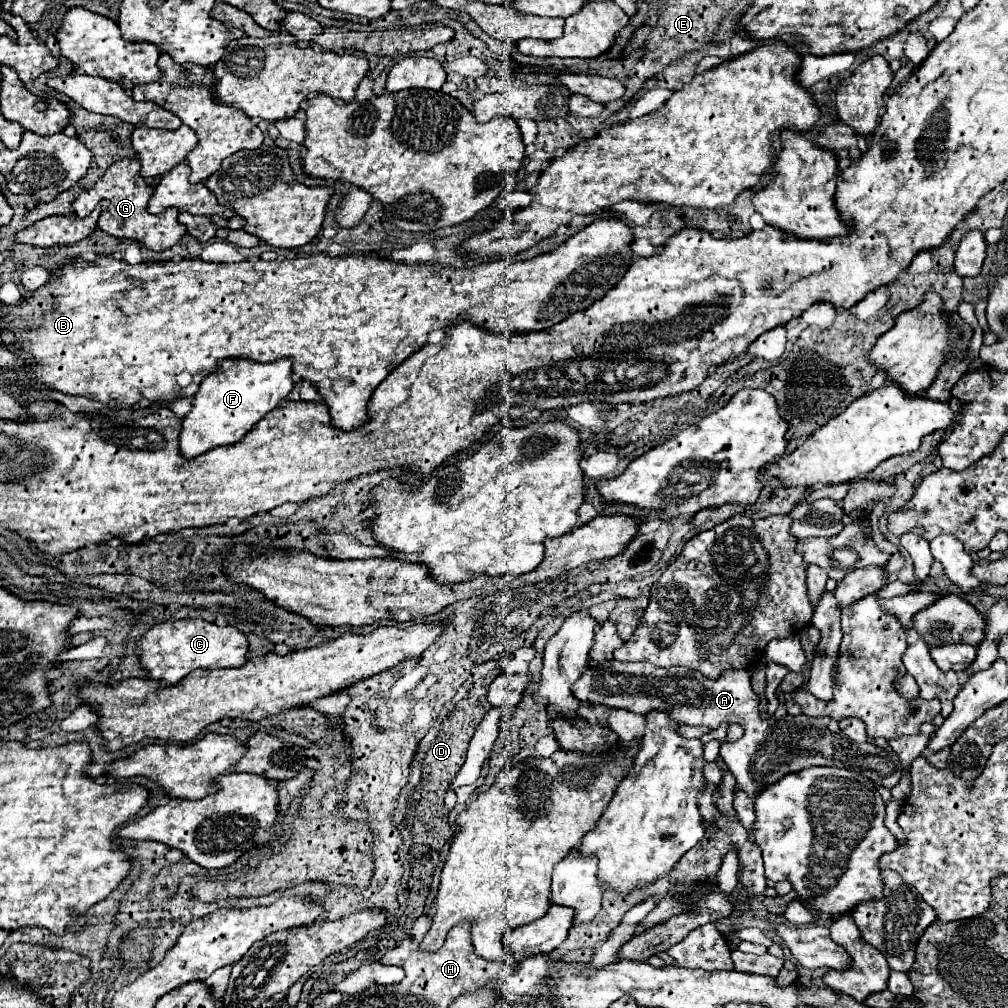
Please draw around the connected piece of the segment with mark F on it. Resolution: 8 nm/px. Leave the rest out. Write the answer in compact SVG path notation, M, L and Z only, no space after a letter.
M240 358L224 360L220 368L212 372L194 394L192 410L182 420L180 454L192 460L216 446L240 442L256 422L280 406L280 402L290 394L292 386L294 382L290 360L278 360L270 364Z

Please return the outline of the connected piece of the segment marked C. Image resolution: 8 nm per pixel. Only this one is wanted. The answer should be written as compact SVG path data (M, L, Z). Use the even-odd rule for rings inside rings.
M166 620L152 626L136 644L136 656L150 680L160 682L164 688L178 684L192 670L204 668L236 668L246 664L248 640L234 626L216 626L204 620Z

